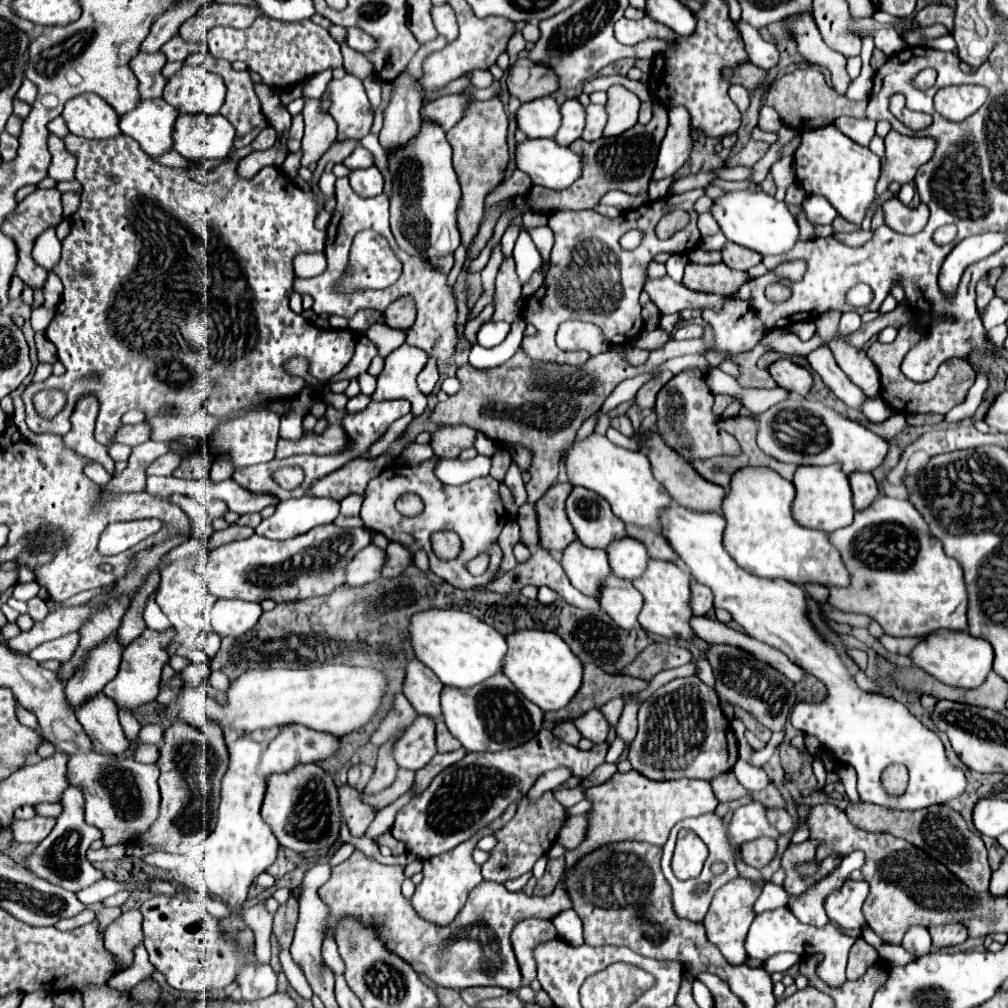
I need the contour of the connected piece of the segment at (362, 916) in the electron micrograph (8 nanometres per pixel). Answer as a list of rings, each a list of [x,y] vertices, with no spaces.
[[[354,850],[346,862],[334,866],[330,880],[322,888],[318,888],[320,900],[330,908],[326,936],[330,936],[330,938],[334,936],[334,928],[344,916],[354,916],[360,922],[370,922],[378,930],[384,946],[392,954],[406,960],[418,974],[428,976],[438,986],[446,986],[446,988],[454,988],[454,990],[462,990],[462,988],[470,988],[470,986],[502,986],[502,988],[508,988],[510,992],[516,992],[522,984],[522,976],[520,976],[518,962],[514,958],[512,944],[510,944],[512,928],[524,918],[536,916],[536,918],[550,920],[558,912],[570,908],[570,900],[568,900],[568,894],[564,894],[562,882],[556,886],[552,896],[540,898],[540,896],[526,896],[524,892],[510,892],[502,884],[492,884],[492,882],[482,880],[468,894],[468,902],[460,910],[460,914],[454,918],[454,922],[450,922],[448,926],[436,926],[416,914],[416,910],[412,908],[412,902],[408,898],[404,898],[404,894],[400,890],[402,882],[404,882],[402,866],[384,866],[384,864],[376,862],[374,858],[366,856],[364,852]]]

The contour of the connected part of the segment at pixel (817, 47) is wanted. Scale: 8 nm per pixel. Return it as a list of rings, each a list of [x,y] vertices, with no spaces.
[[[796,16],[792,20],[786,20],[786,26],[794,32],[798,50],[804,56],[804,60],[828,68],[830,74],[834,76],[834,90],[838,94],[846,94],[848,86],[852,84],[852,80],[846,72],[846,58],[842,54],[830,50],[824,44],[824,40],[814,24],[814,18],[812,16]]]

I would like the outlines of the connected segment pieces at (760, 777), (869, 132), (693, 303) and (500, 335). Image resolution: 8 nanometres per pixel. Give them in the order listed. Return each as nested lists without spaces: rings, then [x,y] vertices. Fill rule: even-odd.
[[[738,760],[734,770],[736,778],[744,787],[748,789],[758,789],[764,788],[764,784],[768,784],[768,776],[762,768],[754,768],[750,764],[746,764],[744,760]]]
[[[840,116],[838,120],[834,120],[834,126],[836,126],[842,134],[846,134],[846,136],[852,138],[854,142],[858,142],[860,146],[868,146],[868,142],[870,142],[872,136],[874,136],[876,122],[870,120],[870,118],[858,120],[858,118],[850,118],[850,116]]]
[[[664,276],[660,280],[646,280],[644,290],[650,294],[652,302],[660,308],[662,314],[674,314],[682,310],[722,310],[724,296],[706,294],[706,292],[694,292],[688,290],[684,284],[674,282],[670,276]]]
[[[486,322],[478,332],[478,344],[486,346],[486,348],[498,346],[506,340],[508,332],[510,332],[510,324],[506,324],[506,322]]]

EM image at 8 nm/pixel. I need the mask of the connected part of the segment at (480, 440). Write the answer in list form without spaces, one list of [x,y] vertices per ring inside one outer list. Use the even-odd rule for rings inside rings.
[[[478,432],[474,447],[477,450],[478,454],[492,457],[496,450],[499,450],[499,446],[493,440],[490,440],[487,436]]]

